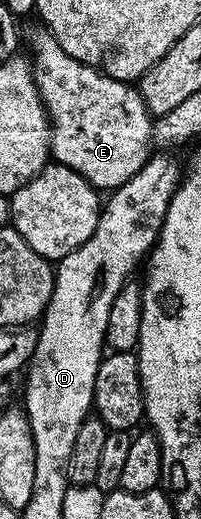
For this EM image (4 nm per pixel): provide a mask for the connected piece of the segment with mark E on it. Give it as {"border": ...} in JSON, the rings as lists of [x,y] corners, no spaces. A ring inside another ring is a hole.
{"border":[[[34,23],[26,33],[24,30],[23,41],[24,44],[25,41],[29,44],[30,51],[28,50],[28,52],[31,54],[33,78],[37,84],[41,102],[45,105],[45,111],[50,123],[49,151],[52,160],[56,162],[56,164],[71,167],[71,171],[75,171],[81,175],[83,179],[87,179],[87,183],[91,183],[94,189],[98,191],[112,191],[119,188],[123,183],[127,183],[127,179],[131,179],[131,175],[135,175],[139,172],[151,156],[151,138],[153,136],[154,118],[151,116],[147,106],[145,106],[144,99],[141,98],[140,88],[130,87],[126,82],[111,79],[107,74],[99,72],[95,67],[79,63],[79,59],[71,59],[71,55],[67,55],[67,51],[63,51],[63,47],[59,47],[59,43],[55,43],[55,35],[51,35],[51,31],[46,25]]]}

